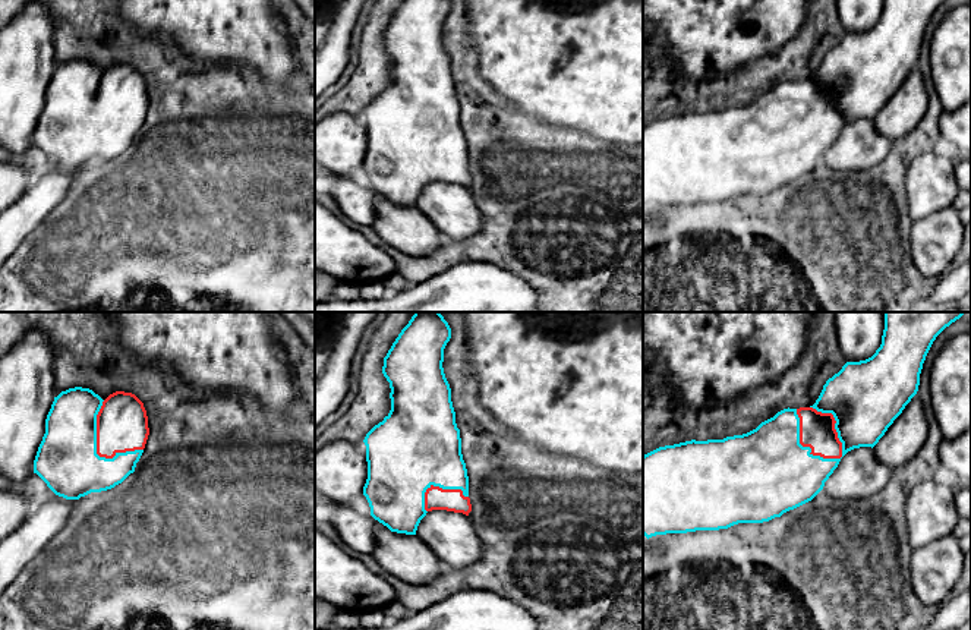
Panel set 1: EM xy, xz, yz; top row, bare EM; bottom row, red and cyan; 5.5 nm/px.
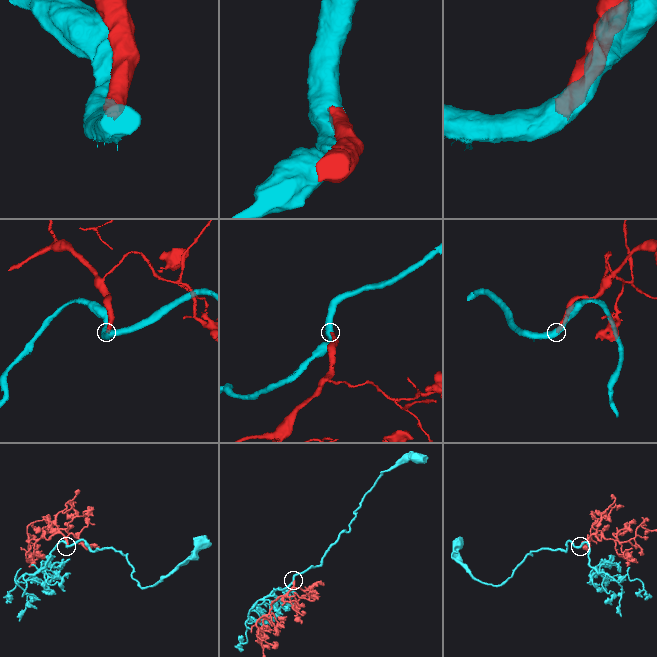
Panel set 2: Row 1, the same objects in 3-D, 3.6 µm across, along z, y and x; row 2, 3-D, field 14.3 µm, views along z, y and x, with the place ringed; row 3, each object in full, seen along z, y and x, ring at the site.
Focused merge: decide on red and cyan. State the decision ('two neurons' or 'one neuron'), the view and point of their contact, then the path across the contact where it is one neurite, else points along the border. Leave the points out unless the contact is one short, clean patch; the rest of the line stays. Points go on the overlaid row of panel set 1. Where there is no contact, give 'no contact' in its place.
one neuron; meets red in yz at (804, 446)

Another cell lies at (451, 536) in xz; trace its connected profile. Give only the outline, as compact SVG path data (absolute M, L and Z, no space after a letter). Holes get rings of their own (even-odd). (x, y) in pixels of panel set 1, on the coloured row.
M428 511L417 526L416 536L453 570L470 567L482 555L476 527L463 513Z

